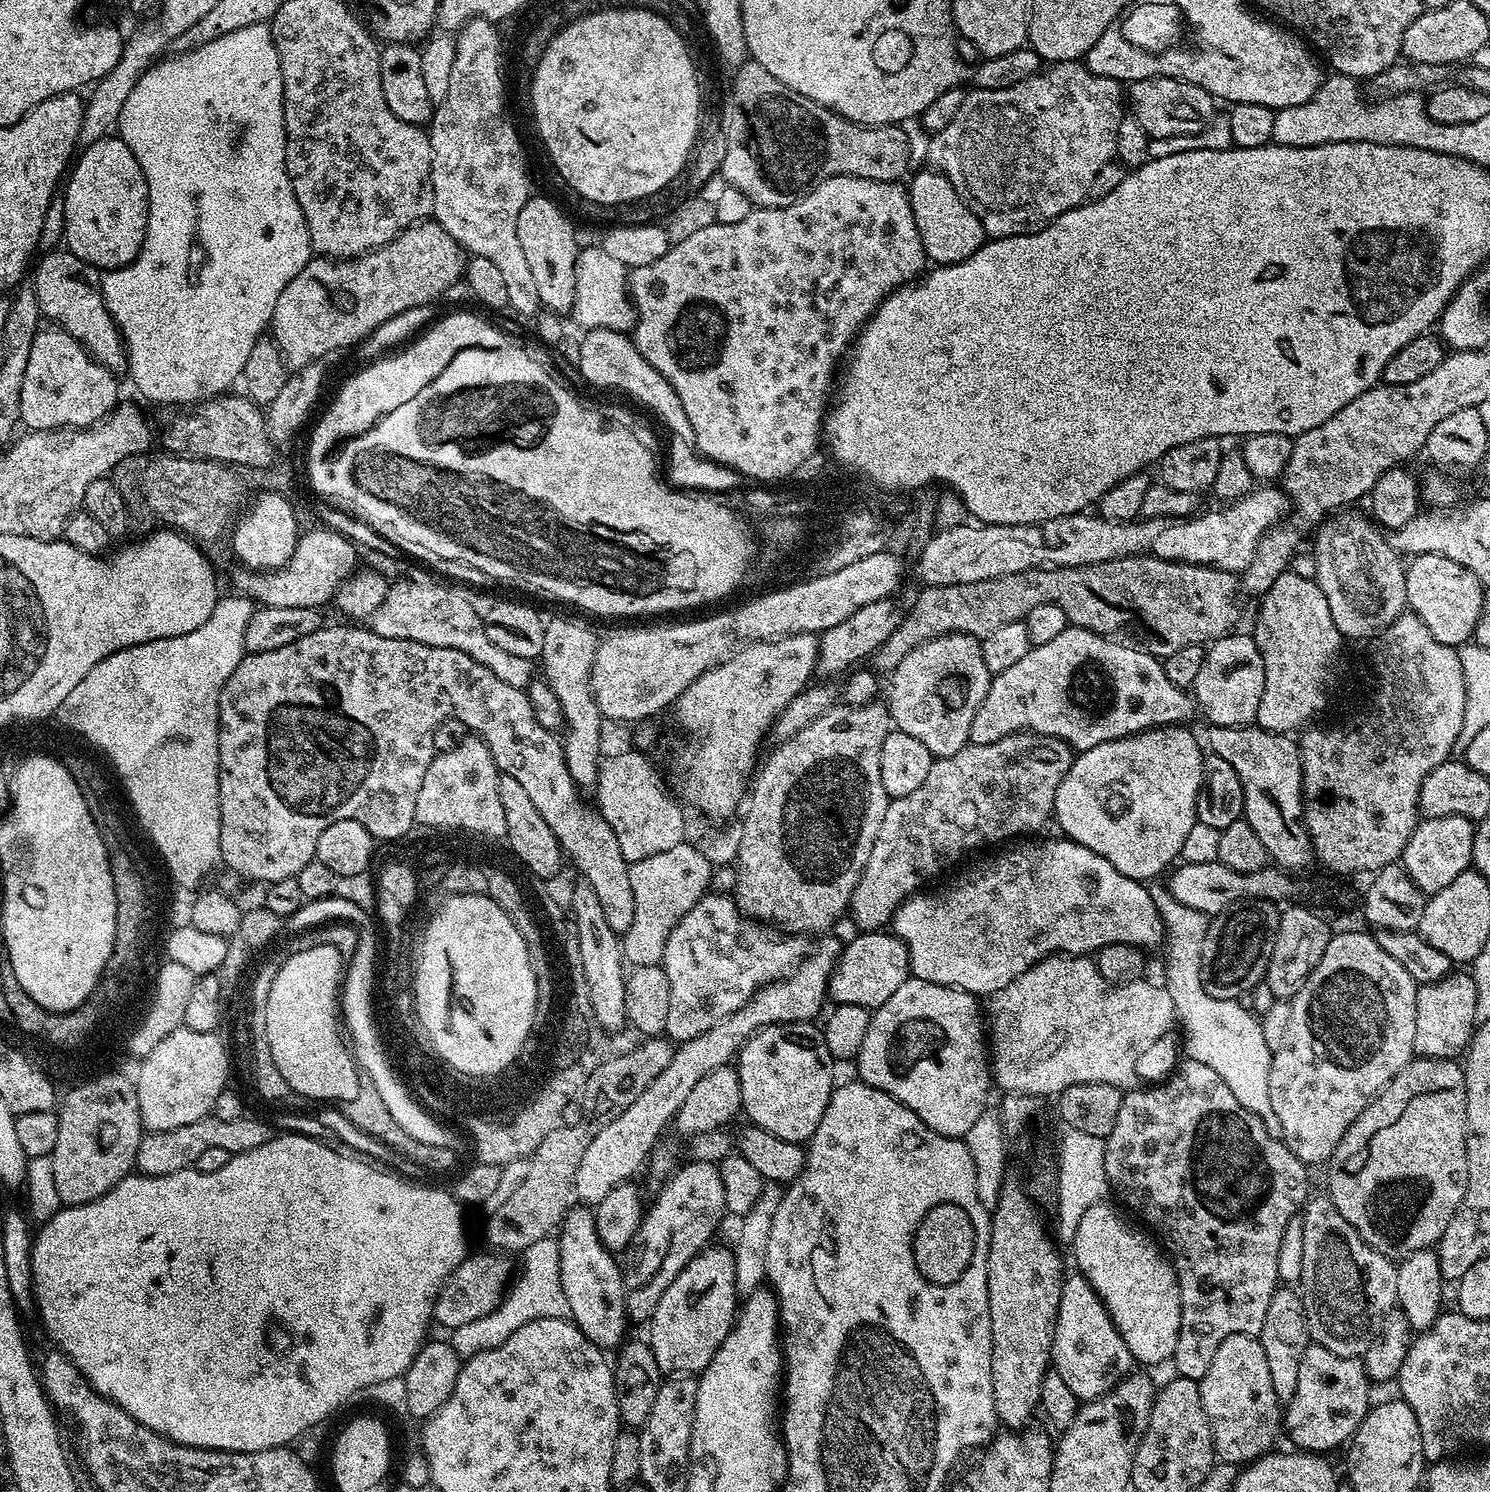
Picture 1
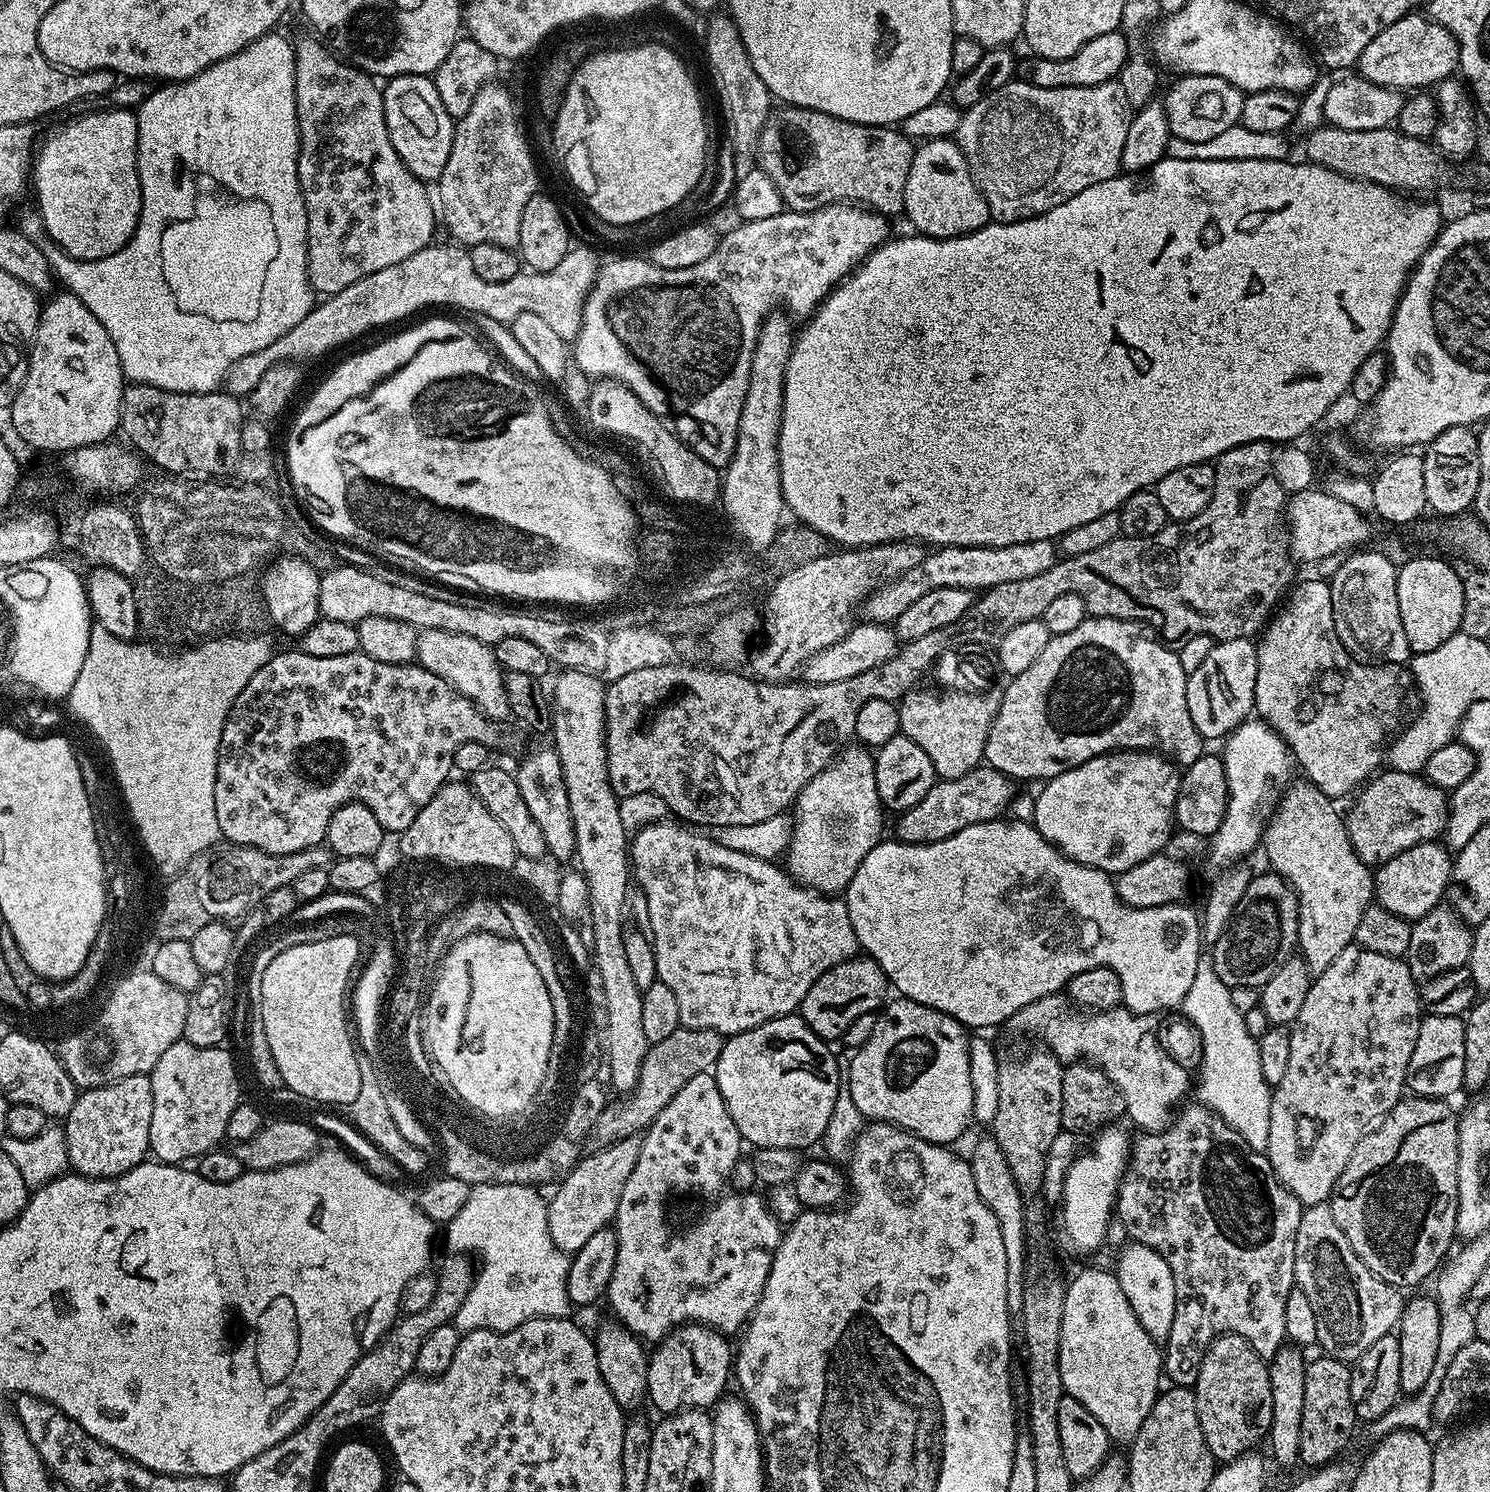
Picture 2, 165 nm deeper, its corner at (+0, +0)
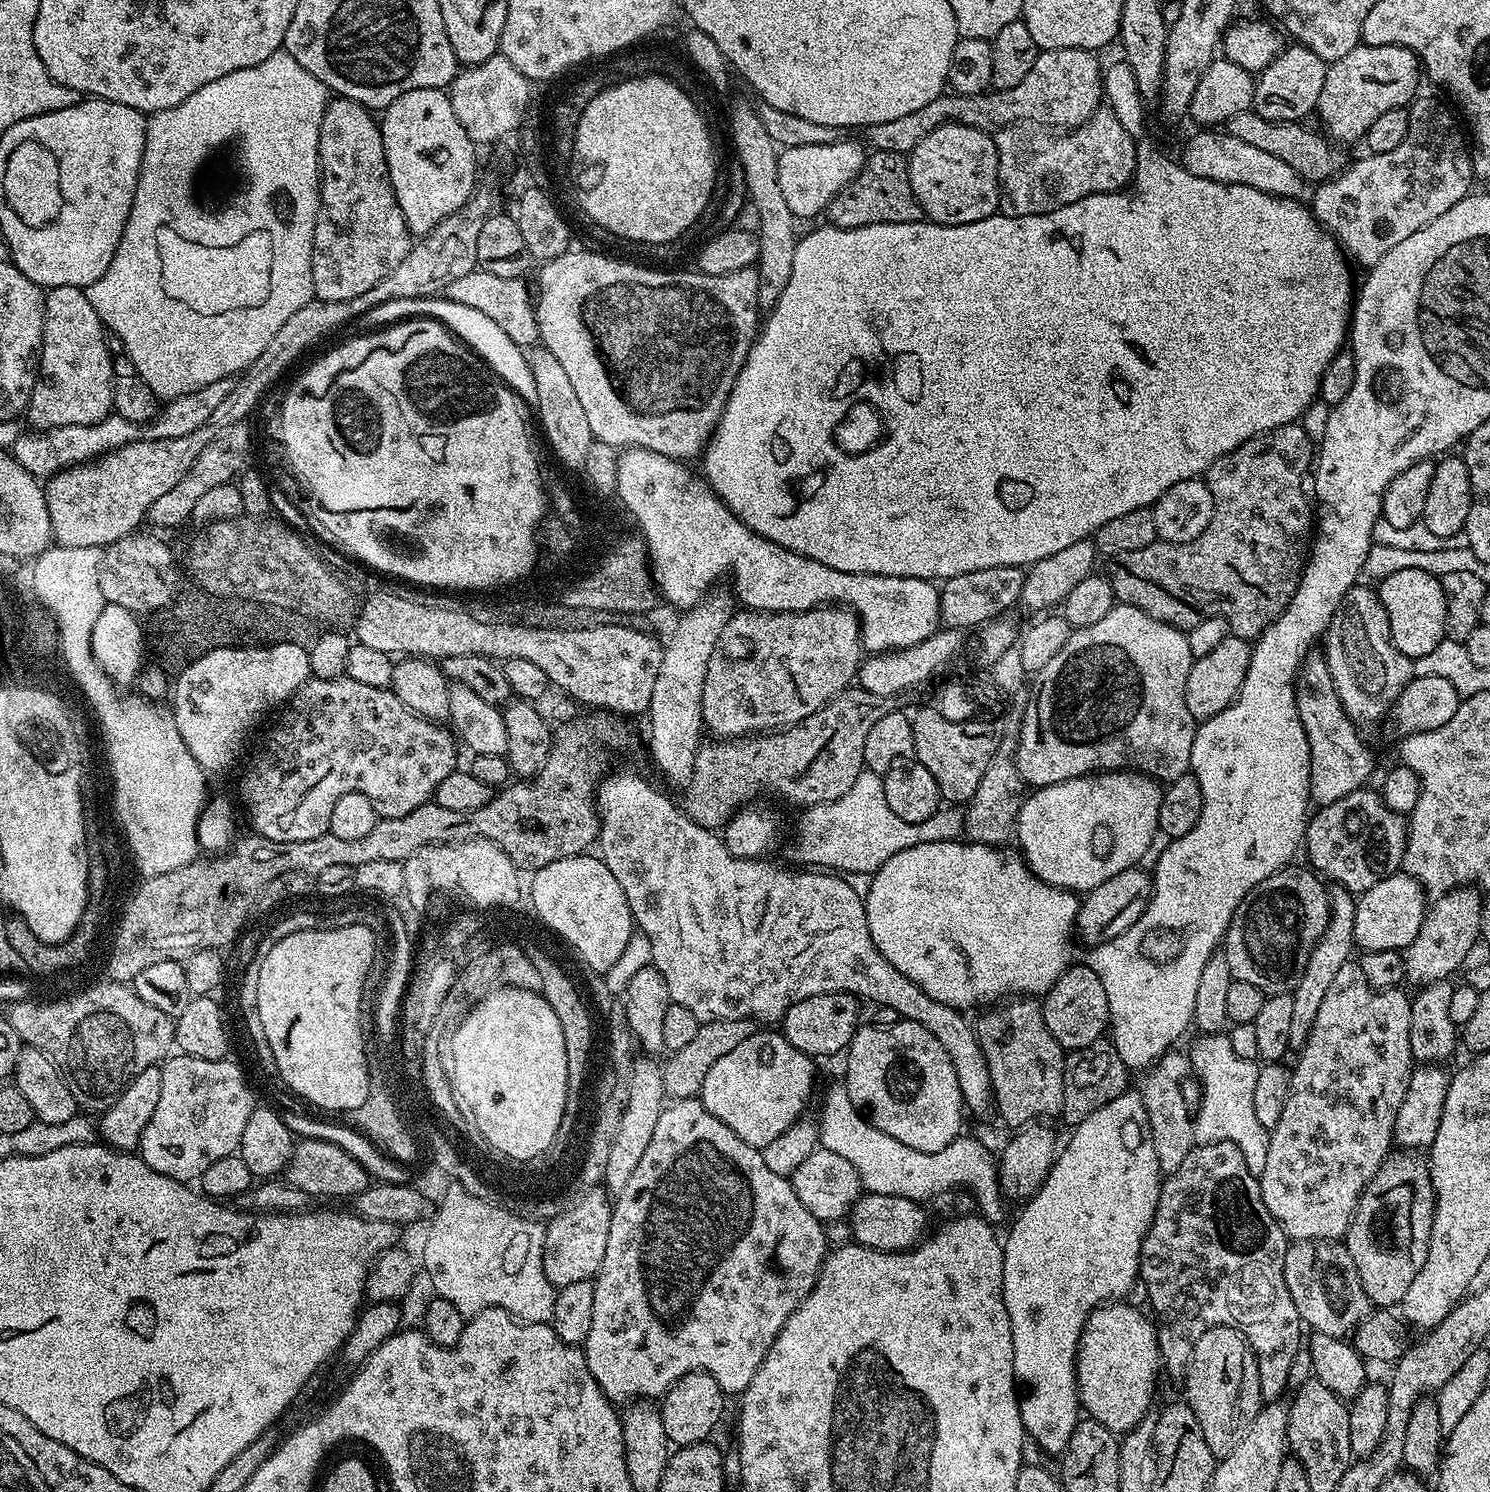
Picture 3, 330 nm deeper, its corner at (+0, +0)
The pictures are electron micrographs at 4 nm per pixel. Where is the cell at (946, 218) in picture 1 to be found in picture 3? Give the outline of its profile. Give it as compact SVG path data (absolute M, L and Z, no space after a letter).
M943 124L914 146L907 162L912 192L931 223L966 226L997 215L1002 204L998 150L989 133L965 124Z

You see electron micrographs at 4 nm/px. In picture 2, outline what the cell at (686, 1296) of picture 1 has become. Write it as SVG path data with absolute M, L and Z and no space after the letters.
M689 1322L668 1333L663 1340L651 1349L648 1357L648 1383L647 1399L652 1400L654 1407L660 1414L671 1414L685 1408L698 1408L708 1410L713 1407L725 1395L724 1387L734 1372L734 1348L728 1345L729 1337L723 1332L716 1332L704 1324Z

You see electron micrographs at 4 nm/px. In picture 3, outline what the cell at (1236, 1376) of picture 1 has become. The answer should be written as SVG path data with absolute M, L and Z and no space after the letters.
M1218 1326L1206 1330L1188 1359L1182 1381L1183 1399L1194 1410L1198 1426L1202 1426L1202 1438L1210 1446L1213 1456L1223 1458L1242 1442L1246 1430L1260 1413L1262 1397L1260 1395L1260 1375L1256 1365L1256 1356L1248 1345L1244 1335L1237 1328Z

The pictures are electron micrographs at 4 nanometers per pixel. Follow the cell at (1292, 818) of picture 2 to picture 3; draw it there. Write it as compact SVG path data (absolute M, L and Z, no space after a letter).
M1336 886L1331 889L1328 901L1332 909L1326 930L1322 938L1314 946L1310 954L1310 962L1306 962L1306 974L1302 974L1302 982L1290 995L1294 998L1294 1011L1290 1025L1289 1049L1299 1050L1304 1047L1306 1038L1314 1026L1314 1018L1318 1018L1318 1009L1322 1007L1322 998L1326 998L1326 990L1334 983L1334 977L1342 966L1353 959L1354 945L1354 914L1356 913L1357 897L1345 888Z

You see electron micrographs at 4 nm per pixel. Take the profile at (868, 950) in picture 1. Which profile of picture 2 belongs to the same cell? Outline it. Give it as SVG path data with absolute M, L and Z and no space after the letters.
M857 954L852 959L826 970L810 990L806 990L806 998L801 1002L798 1015L805 1020L823 1040L839 1041L844 1031L859 1015L876 1012L885 1003L889 995L890 985L884 971L867 954Z

